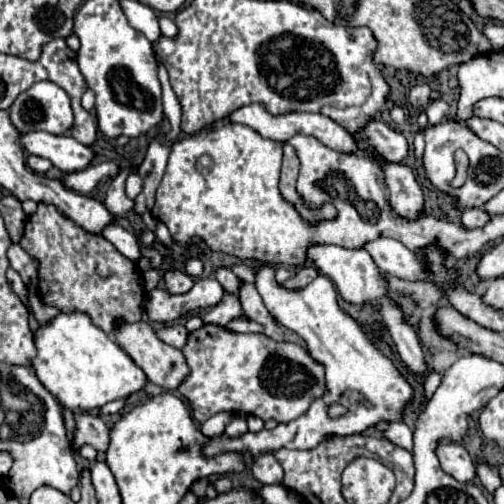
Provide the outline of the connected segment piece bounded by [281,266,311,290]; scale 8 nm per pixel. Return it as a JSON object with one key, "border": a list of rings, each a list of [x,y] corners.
{"border":[[[305,266],[291,280],[283,282],[281,286],[287,286],[289,290],[299,290],[299,286],[307,286],[309,282],[311,282],[311,266]]]}

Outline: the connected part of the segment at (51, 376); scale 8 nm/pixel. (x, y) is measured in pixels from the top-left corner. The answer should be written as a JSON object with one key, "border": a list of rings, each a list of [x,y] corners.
{"border":[[[61,312],[55,318],[51,318],[49,324],[41,324],[35,332],[35,346],[37,356],[31,358],[33,372],[37,374],[39,382],[71,412],[101,408],[111,400],[139,392],[147,382],[143,370],[137,368],[135,362],[127,356],[127,352],[111,336],[99,330],[99,326],[95,326],[85,312]]]}

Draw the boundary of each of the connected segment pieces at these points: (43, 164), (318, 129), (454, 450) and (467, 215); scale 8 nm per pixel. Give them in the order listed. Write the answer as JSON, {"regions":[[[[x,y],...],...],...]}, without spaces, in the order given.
{"regions":[[[[29,154],[29,158],[27,158],[27,166],[29,166],[31,170],[43,174],[43,172],[47,172],[47,170],[51,168],[51,162],[45,160],[45,158],[35,158],[33,154]]],[[[247,104],[247,106],[241,106],[237,110],[233,110],[229,116],[227,116],[229,122],[239,122],[239,124],[247,124],[251,126],[253,130],[257,130],[263,138],[269,138],[269,140],[275,140],[275,142],[285,142],[295,136],[295,134],[307,134],[307,136],[315,136],[319,142],[323,142],[325,146],[333,148],[333,150],[339,150],[339,152],[357,152],[357,146],[353,142],[353,138],[349,136],[349,132],[337,124],[335,120],[323,116],[323,114],[309,114],[309,112],[287,112],[287,114],[271,114],[263,104]]],[[[439,442],[435,454],[441,462],[443,472],[453,476],[459,482],[471,482],[475,478],[475,466],[469,452],[457,442]]],[[[473,208],[473,210],[465,210],[461,214],[461,224],[465,230],[473,230],[473,228],[481,228],[489,222],[489,214],[481,208]]]]}

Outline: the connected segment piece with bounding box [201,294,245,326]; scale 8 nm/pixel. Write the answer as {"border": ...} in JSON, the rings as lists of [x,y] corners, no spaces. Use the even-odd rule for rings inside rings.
{"border":[[[225,294],[225,296],[223,296],[223,300],[221,300],[215,308],[207,310],[207,312],[201,316],[201,320],[203,320],[203,324],[227,326],[227,322],[229,322],[229,320],[239,318],[239,316],[243,316],[243,314],[245,314],[245,312],[241,310],[239,298],[237,298],[237,296],[233,296],[233,294]]]}

